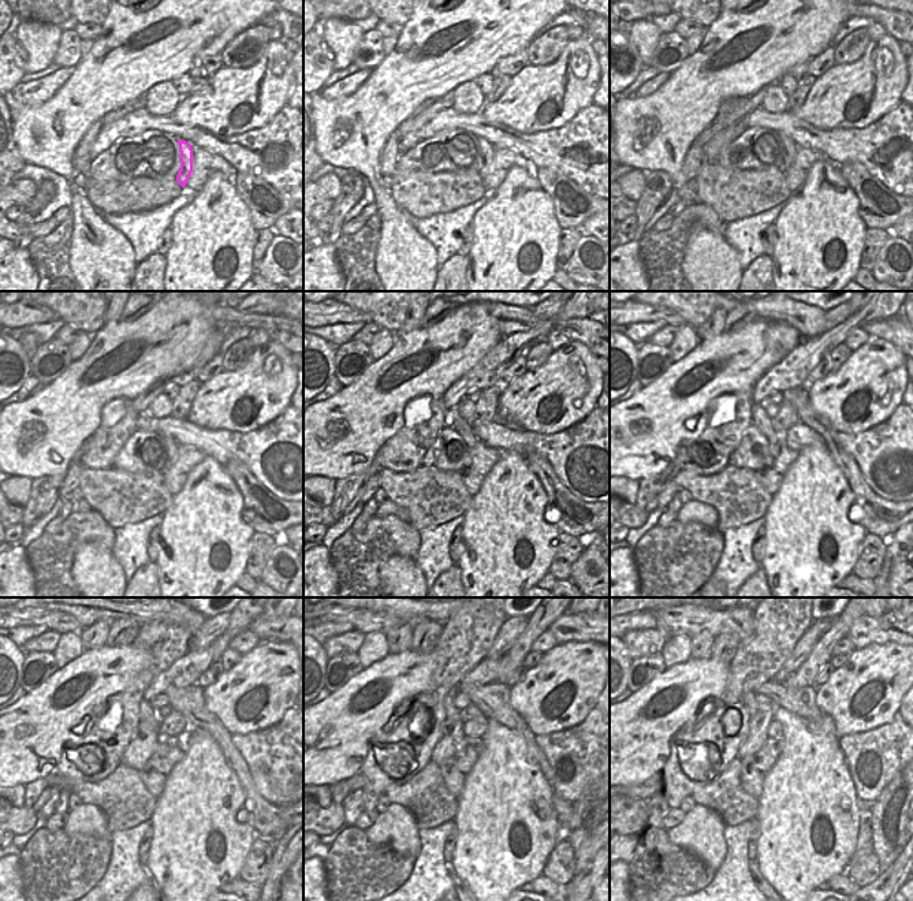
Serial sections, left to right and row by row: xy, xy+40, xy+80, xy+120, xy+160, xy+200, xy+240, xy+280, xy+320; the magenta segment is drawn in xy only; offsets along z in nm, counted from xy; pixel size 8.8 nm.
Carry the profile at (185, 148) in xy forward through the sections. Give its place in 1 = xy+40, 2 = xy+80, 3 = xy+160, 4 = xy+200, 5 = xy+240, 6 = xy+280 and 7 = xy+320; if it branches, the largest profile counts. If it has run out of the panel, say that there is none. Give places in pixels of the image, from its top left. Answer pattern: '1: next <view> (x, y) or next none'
1: next xy+40 (487, 149)
2: next xy+80 (790, 146)
3: next xy+160 (453, 420)
4: next xy+200 (759, 417)
5: next xy+240 (145, 713)
6: next xy+280 (450, 710)
7: next xy+320 (749, 702)

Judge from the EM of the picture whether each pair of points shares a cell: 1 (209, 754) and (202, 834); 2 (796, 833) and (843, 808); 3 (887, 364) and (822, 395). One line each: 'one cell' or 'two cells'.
1: one cell
2: one cell
3: one cell

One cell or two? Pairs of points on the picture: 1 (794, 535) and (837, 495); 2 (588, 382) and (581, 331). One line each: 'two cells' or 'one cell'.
1: one cell
2: two cells

